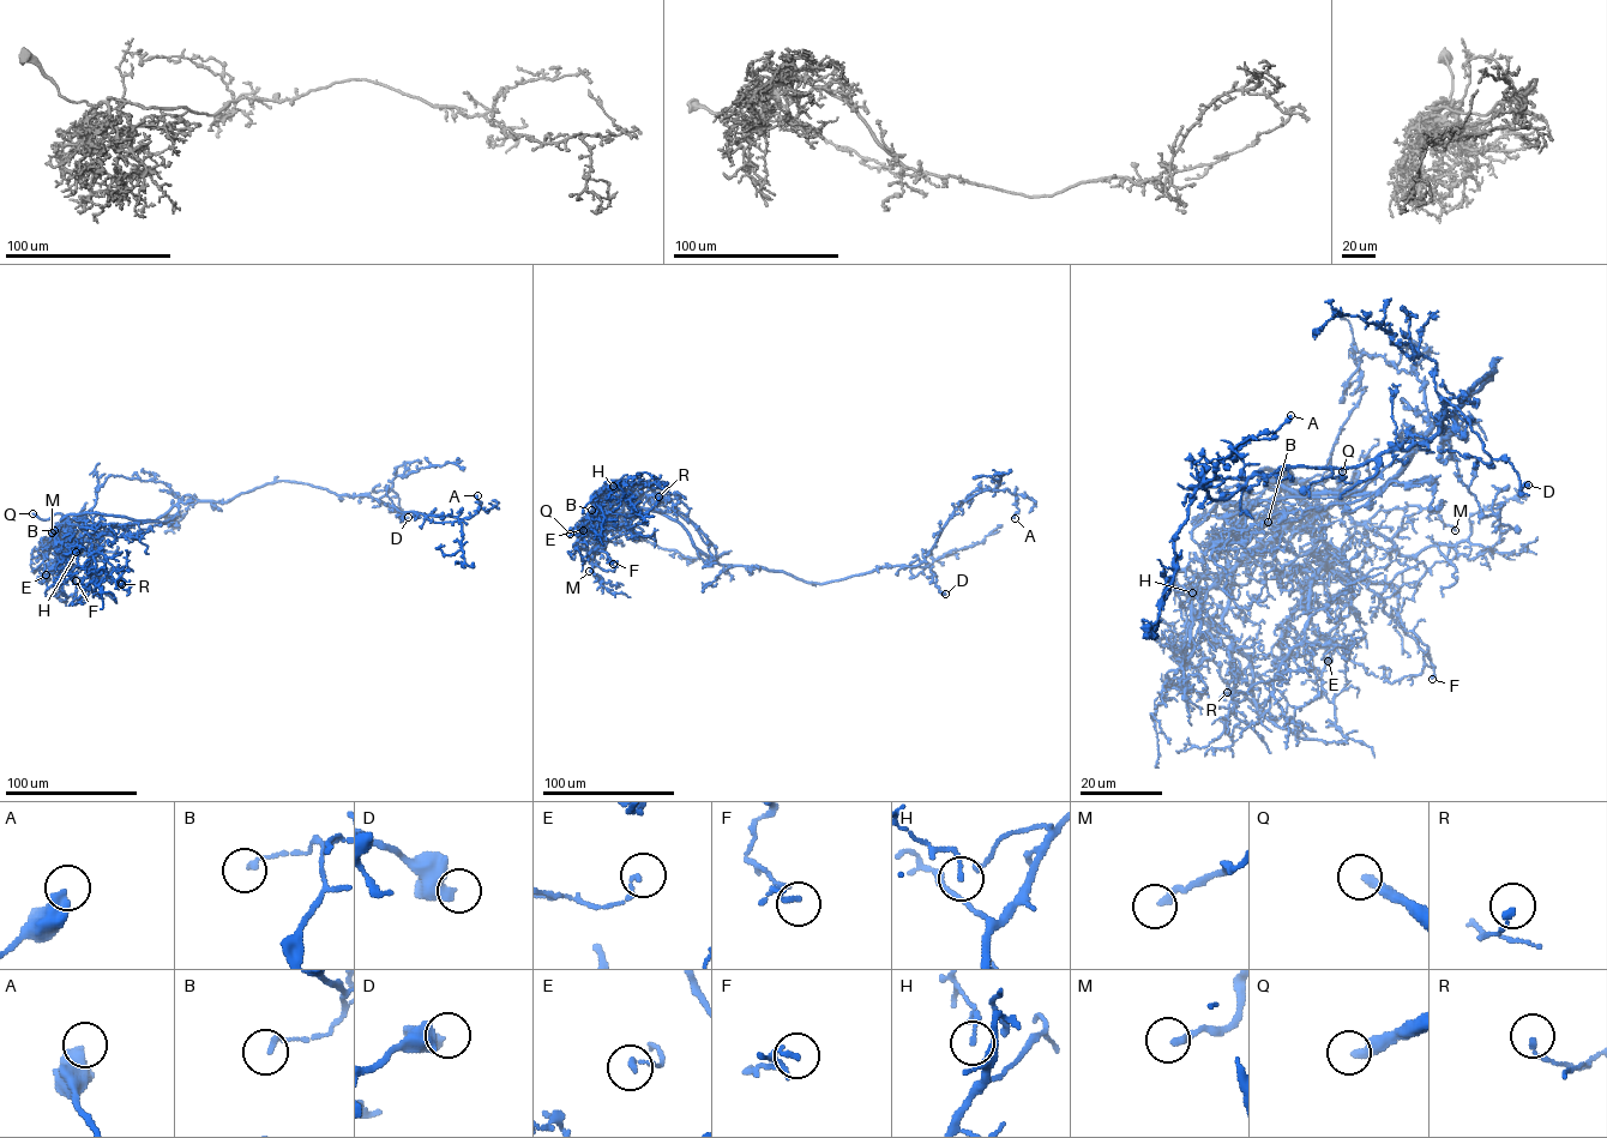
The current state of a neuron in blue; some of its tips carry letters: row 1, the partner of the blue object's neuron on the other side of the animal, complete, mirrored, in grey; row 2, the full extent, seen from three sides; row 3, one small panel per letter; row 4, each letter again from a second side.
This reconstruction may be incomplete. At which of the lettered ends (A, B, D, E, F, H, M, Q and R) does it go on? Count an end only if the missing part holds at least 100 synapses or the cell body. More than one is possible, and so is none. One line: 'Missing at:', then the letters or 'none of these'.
Missing at: Q

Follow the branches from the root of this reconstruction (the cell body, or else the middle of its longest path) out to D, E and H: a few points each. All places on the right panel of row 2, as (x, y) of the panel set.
D: (1454, 423), (1494, 371), (1438, 417), (1440, 428), (1445, 398), (1528, 485)
E: (1454, 423), (1443, 437), (1438, 415), (1376, 493), (1261, 473), (1283, 470), (1306, 507), (1304, 597), (1328, 661)
H: (1454, 423), (1443, 437), (1438, 415), (1342, 497), (1225, 505), (1245, 553), (1178, 571), (1192, 592)

